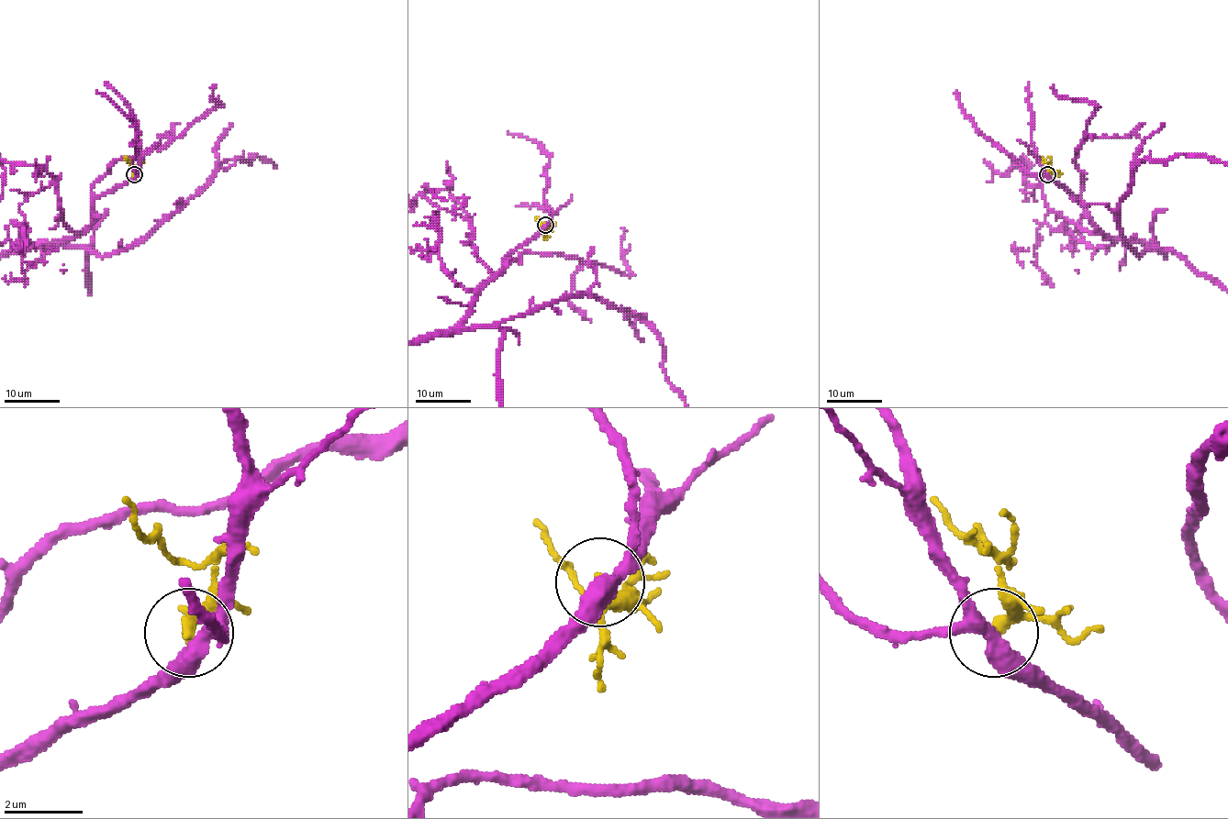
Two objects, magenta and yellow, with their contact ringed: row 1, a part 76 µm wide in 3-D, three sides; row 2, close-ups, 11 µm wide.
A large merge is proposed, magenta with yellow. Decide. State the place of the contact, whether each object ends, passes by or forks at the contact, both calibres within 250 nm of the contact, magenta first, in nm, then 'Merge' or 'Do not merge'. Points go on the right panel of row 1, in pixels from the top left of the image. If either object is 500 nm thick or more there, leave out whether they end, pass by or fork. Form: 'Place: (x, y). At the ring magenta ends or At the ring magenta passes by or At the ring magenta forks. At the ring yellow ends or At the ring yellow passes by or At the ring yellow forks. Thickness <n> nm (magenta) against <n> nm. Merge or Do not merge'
Place: (1047, 174). At the ring magenta forks. At the ring yellow passes by. Thickness 360 nm (magenta) against 280 nm. Do not merge

